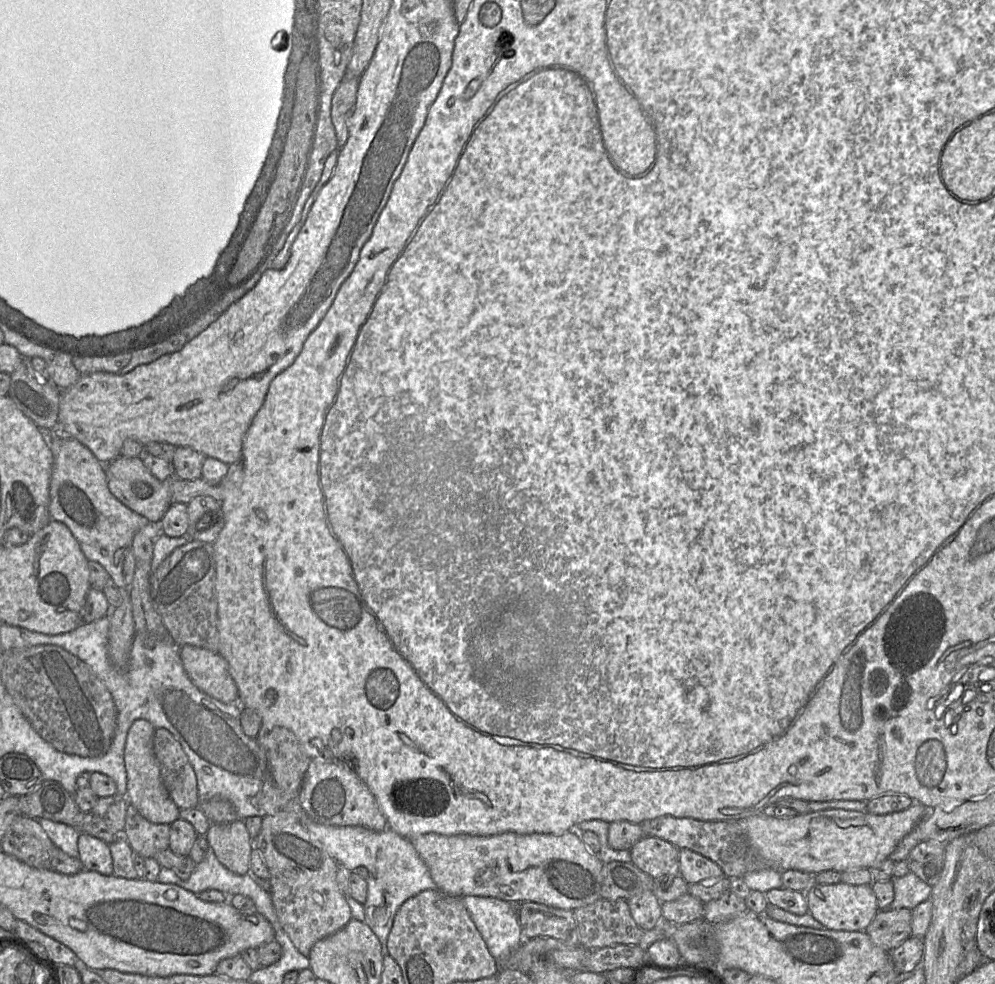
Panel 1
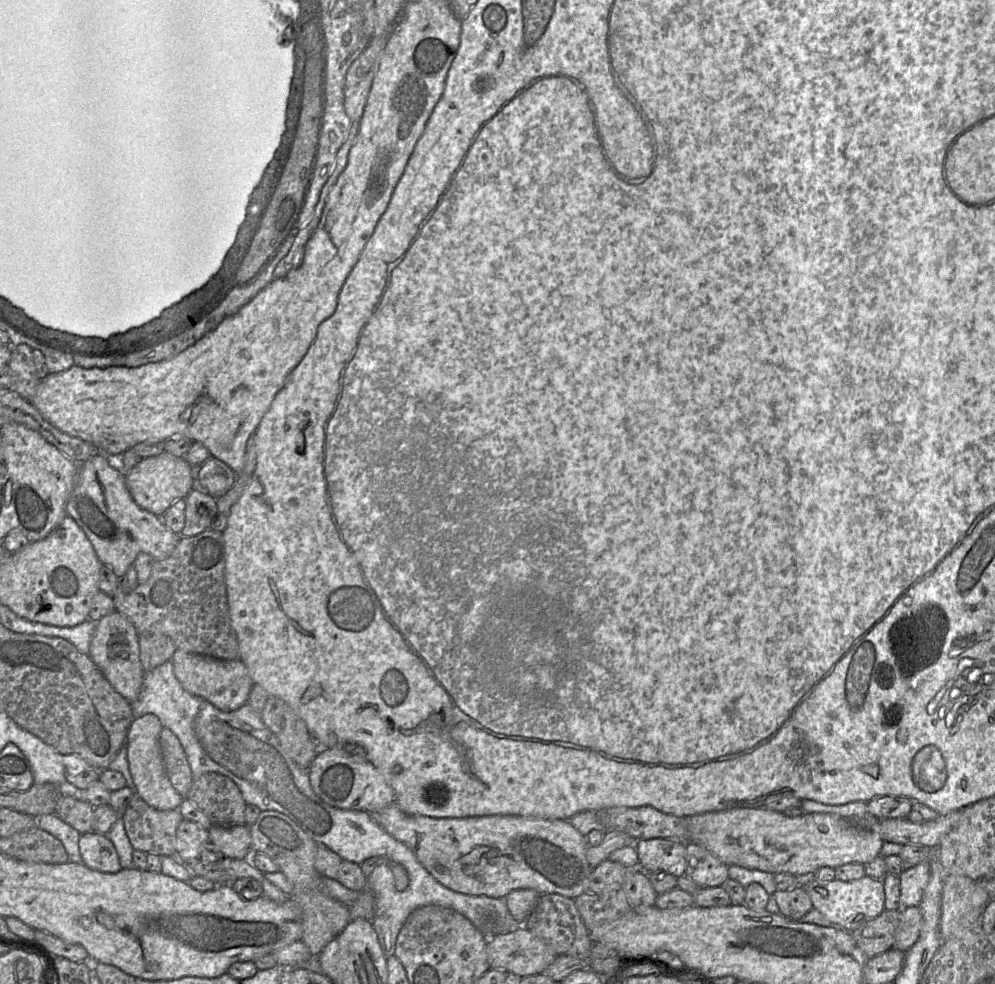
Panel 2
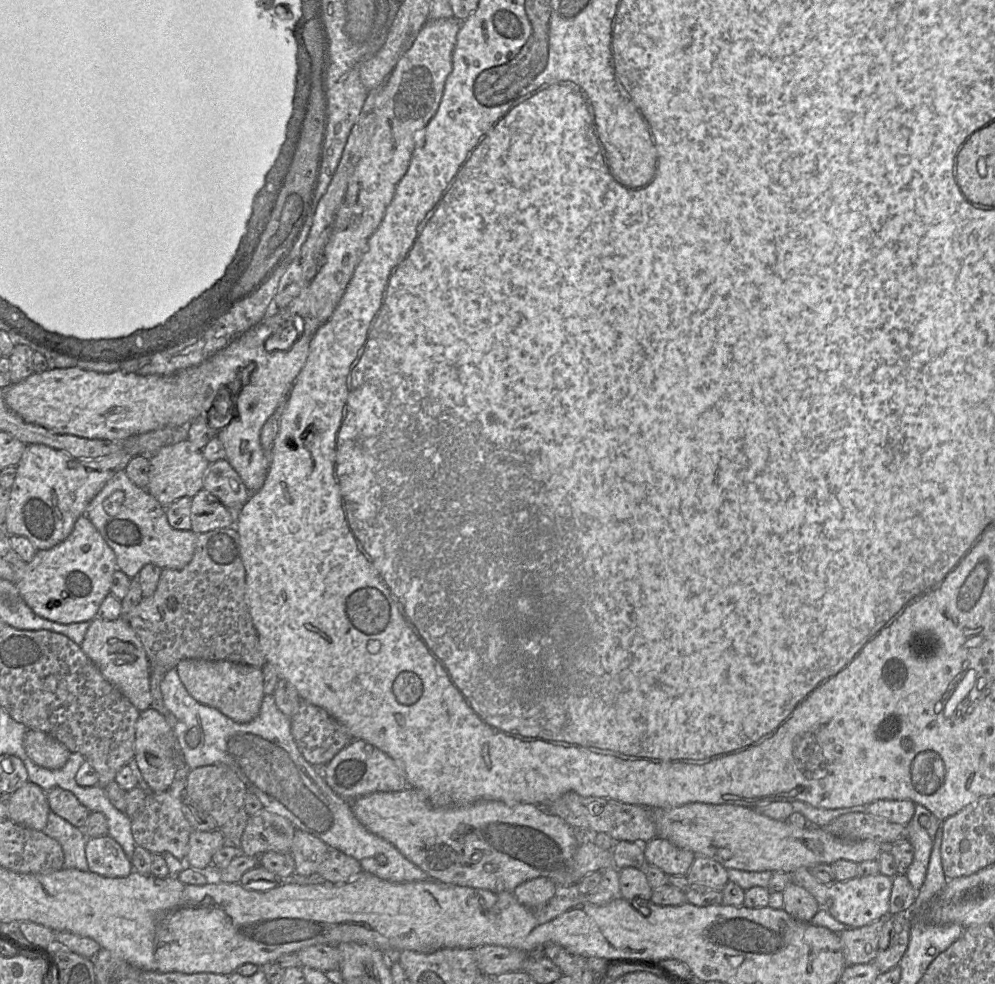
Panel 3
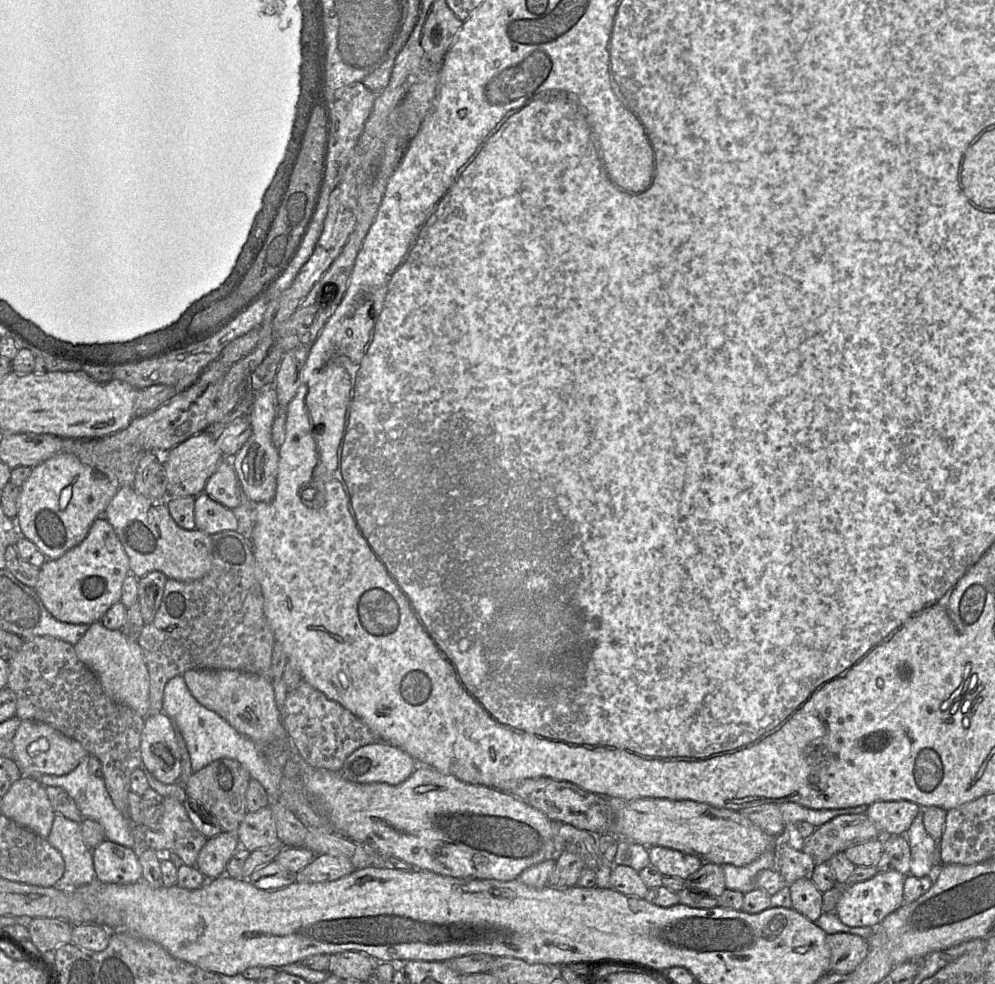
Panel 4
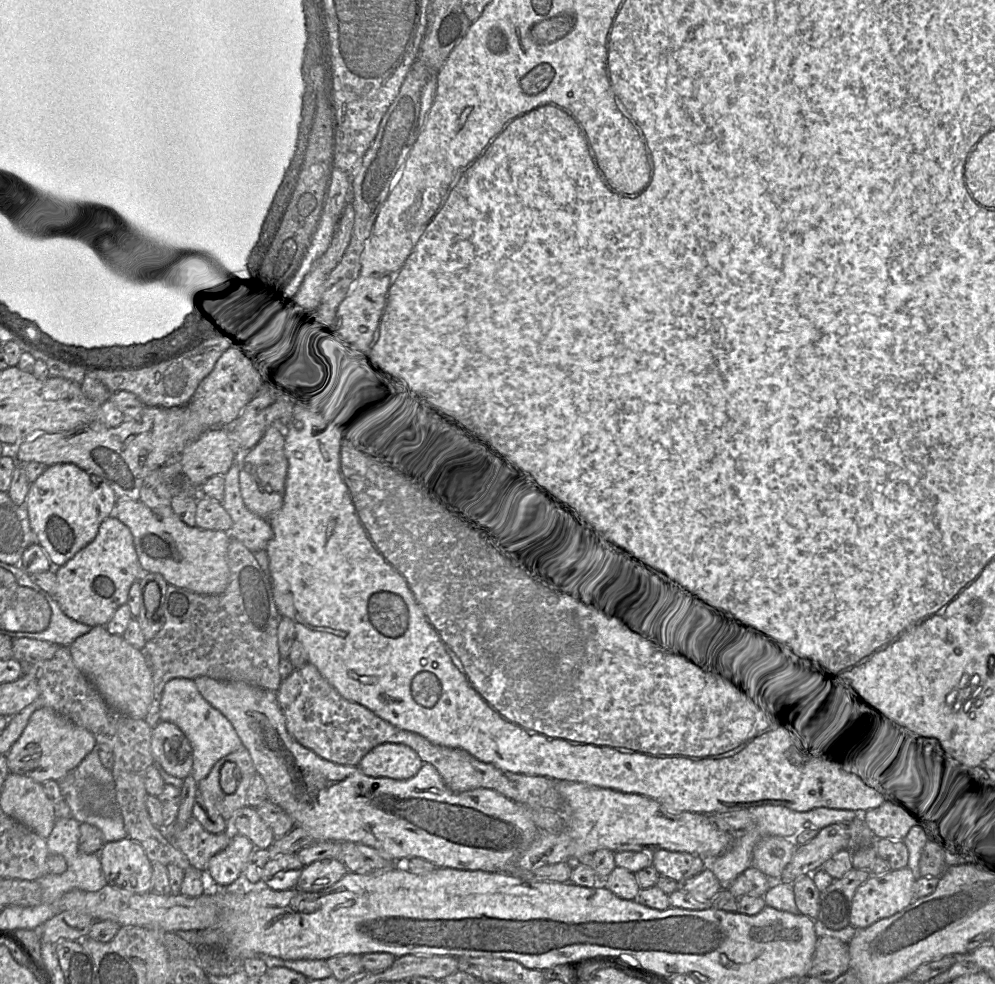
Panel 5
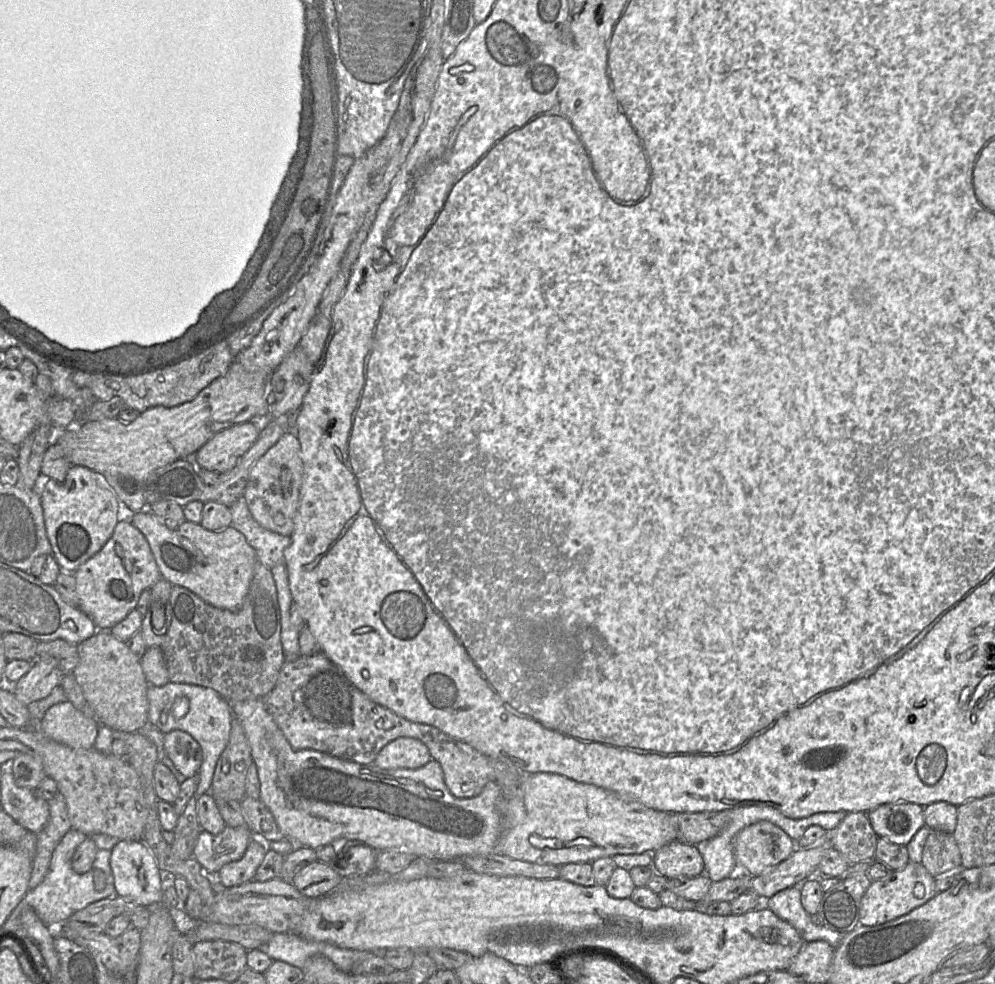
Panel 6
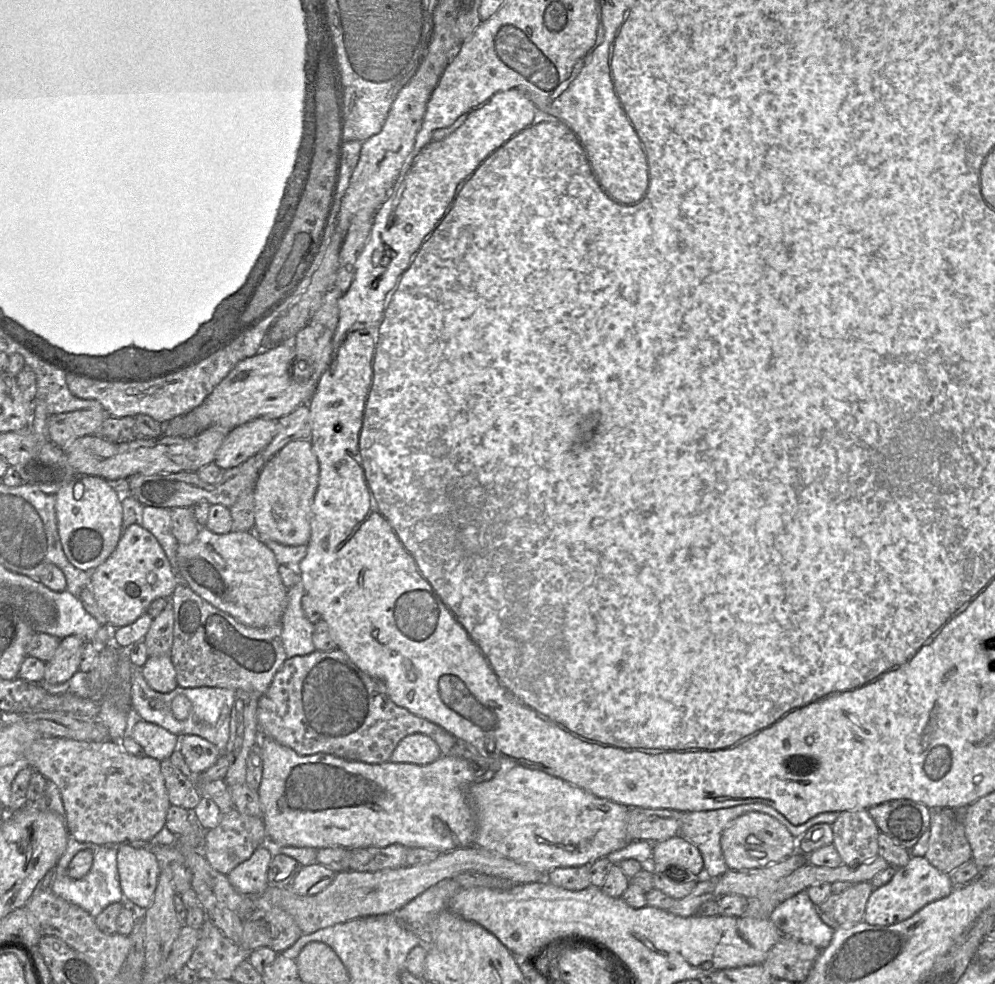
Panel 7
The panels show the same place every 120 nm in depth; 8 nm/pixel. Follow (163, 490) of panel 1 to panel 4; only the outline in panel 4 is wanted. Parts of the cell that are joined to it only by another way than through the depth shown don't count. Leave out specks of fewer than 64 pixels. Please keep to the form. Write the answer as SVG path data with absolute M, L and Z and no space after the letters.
M202 431L166 453L163 463L167 480L167 497L198 496L204 491L208 479L214 474L220 462L224 459L215 436L208 431Z

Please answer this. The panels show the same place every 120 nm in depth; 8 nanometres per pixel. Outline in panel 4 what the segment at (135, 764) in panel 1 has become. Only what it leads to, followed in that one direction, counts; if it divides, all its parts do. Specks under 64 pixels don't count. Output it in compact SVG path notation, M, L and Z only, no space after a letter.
M157 713L144 719L140 745L142 765L163 784L180 782L181 754L169 717Z

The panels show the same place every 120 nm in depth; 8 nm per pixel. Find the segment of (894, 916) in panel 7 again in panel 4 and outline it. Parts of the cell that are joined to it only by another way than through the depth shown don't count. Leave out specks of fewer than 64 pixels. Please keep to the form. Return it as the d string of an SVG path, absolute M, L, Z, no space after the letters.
M892 869L888 872L878 872L867 880L844 886L835 914L849 927L877 927L888 914L903 905L904 879L905 875Z

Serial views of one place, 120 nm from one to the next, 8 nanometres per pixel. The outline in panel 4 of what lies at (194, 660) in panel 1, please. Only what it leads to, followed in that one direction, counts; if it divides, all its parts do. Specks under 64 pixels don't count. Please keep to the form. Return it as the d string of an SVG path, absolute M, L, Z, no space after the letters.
M190 669L183 678L191 694L207 709L225 719L238 733L259 745L284 738L286 733L274 695L271 679L231 669Z

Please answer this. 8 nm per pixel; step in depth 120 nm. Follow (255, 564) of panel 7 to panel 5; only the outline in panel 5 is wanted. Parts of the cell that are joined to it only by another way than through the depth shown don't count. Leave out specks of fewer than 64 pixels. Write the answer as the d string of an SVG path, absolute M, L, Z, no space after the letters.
M117 498L112 516L131 531L142 568L161 574L169 584L201 595L218 595L229 582L227 549L230 531L191 527L185 524L171 507L150 508L140 500Z

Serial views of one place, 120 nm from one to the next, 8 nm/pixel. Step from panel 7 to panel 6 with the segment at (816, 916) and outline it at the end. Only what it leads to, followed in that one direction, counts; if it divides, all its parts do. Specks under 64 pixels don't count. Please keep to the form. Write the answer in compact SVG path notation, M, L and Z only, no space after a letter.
M800 885L781 890L763 901L778 917L791 924L804 942L823 940L835 948L846 934L812 923L810 914L805 911L801 902Z

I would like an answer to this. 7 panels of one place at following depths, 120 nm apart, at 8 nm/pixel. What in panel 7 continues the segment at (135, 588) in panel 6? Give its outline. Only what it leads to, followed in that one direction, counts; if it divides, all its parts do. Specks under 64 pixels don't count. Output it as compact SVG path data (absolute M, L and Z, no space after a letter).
M131 524L121 535L113 553L93 570L90 588L107 618L107 624L119 628L133 623L145 614L155 599L167 598L169 600L177 586L177 576L156 537L141 525Z

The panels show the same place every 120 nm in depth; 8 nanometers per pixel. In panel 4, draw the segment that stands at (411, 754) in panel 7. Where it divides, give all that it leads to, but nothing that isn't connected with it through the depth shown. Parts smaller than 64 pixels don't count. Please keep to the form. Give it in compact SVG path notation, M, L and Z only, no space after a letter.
M377 741L349 755L339 773L345 780L353 783L385 783L395 786L406 781L417 765L400 748Z

